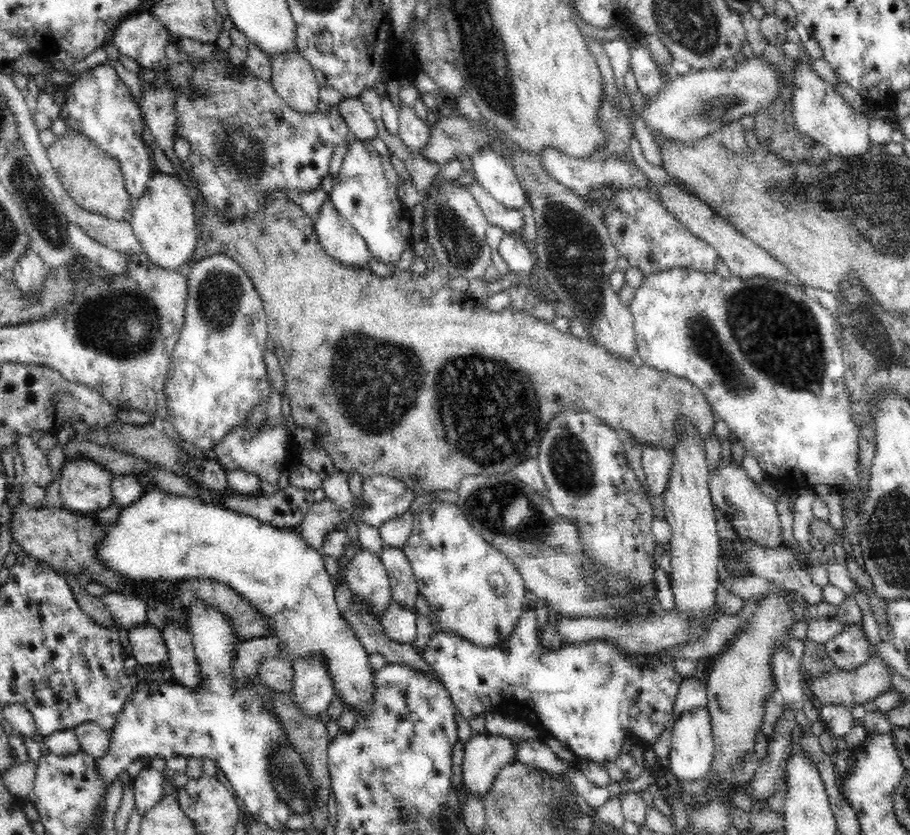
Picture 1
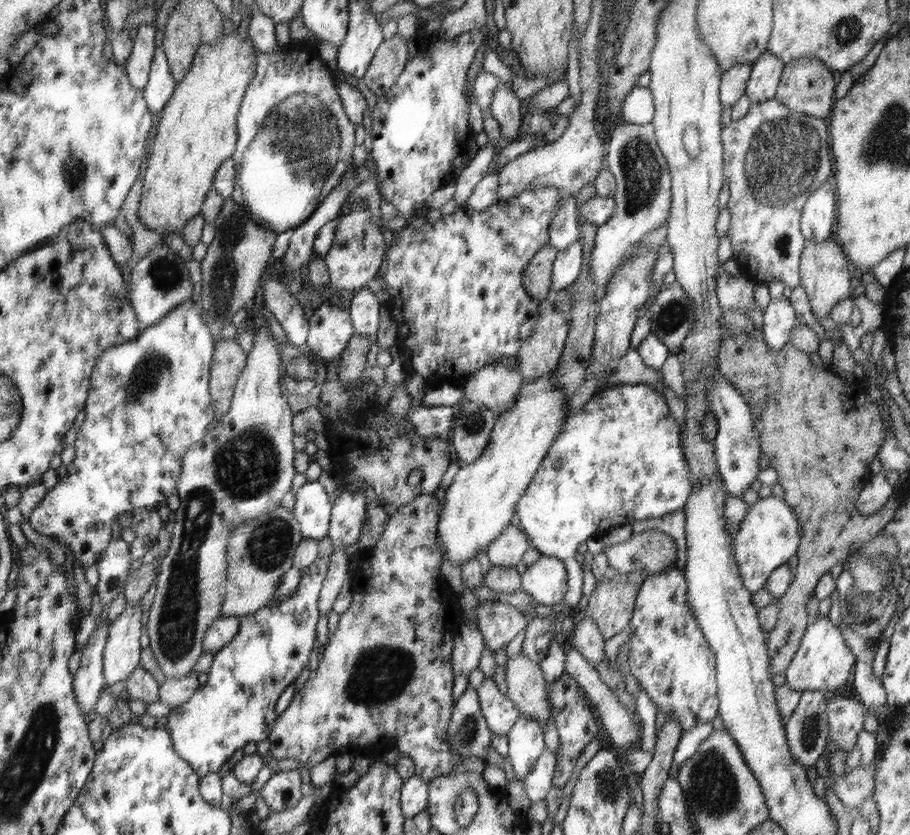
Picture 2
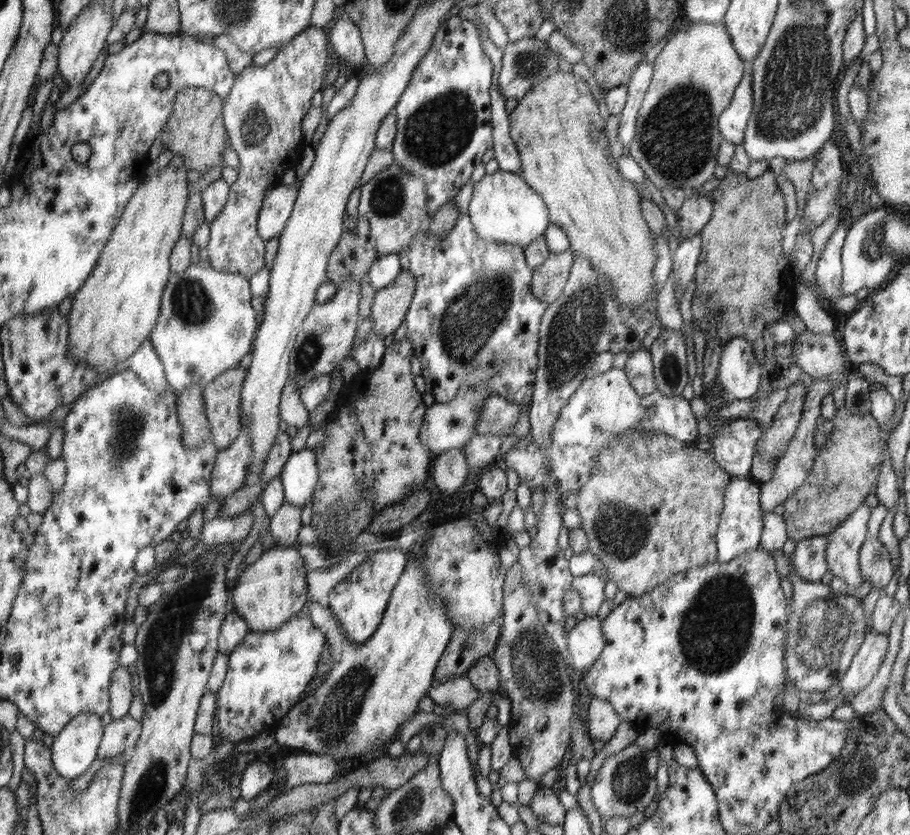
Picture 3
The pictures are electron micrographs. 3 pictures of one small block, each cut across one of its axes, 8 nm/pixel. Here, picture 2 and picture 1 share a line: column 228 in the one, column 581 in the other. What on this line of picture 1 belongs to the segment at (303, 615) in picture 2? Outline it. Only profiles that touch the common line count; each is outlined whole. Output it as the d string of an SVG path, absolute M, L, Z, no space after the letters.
M534 608L525 609L503 644L482 648L472 641L437 628L426 642L425 649L420 647L419 653L434 668L438 679L448 689L455 710L466 720L490 712L513 715L514 705L519 705L522 720L546 730L556 737L562 747L574 752L576 756L601 764L602 767L605 760L615 761L619 757L621 746L629 736L644 740L648 746L658 740L662 731L672 722L674 702L683 682L674 666L676 658L662 657L660 653L646 656L622 654L606 644L606 641L562 644L558 650L546 649L540 641Z

